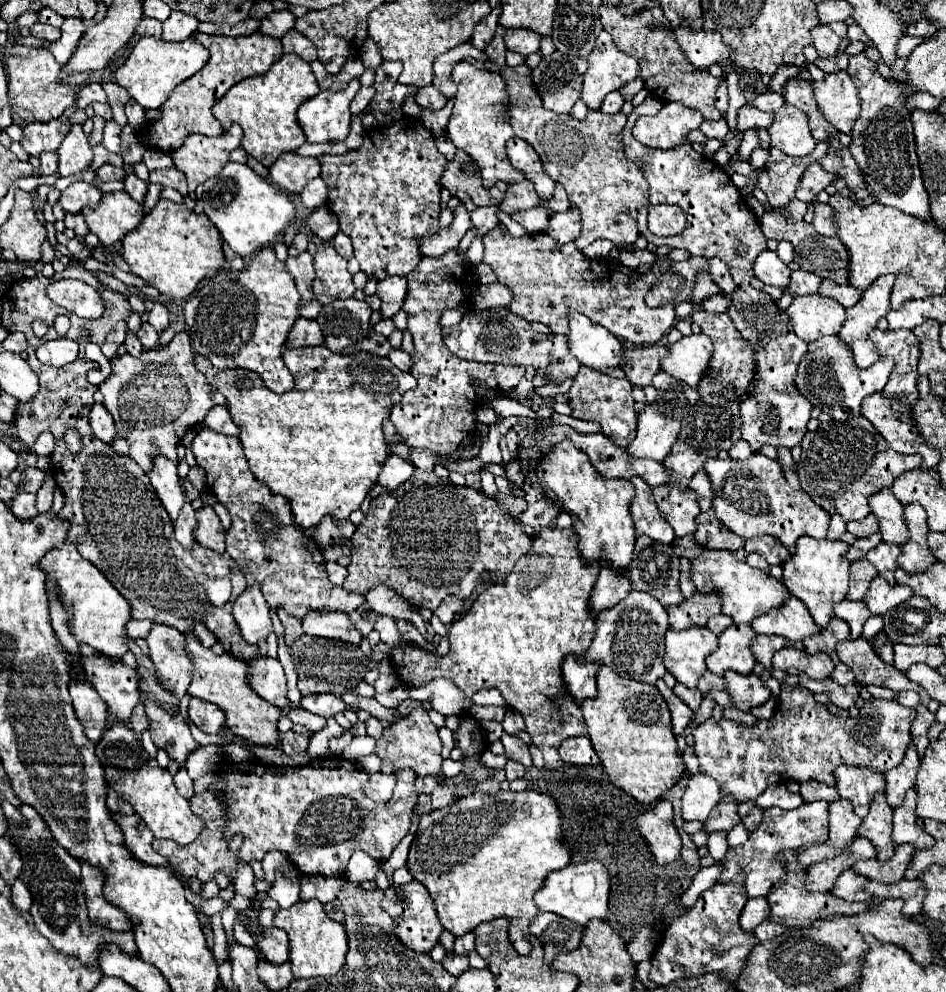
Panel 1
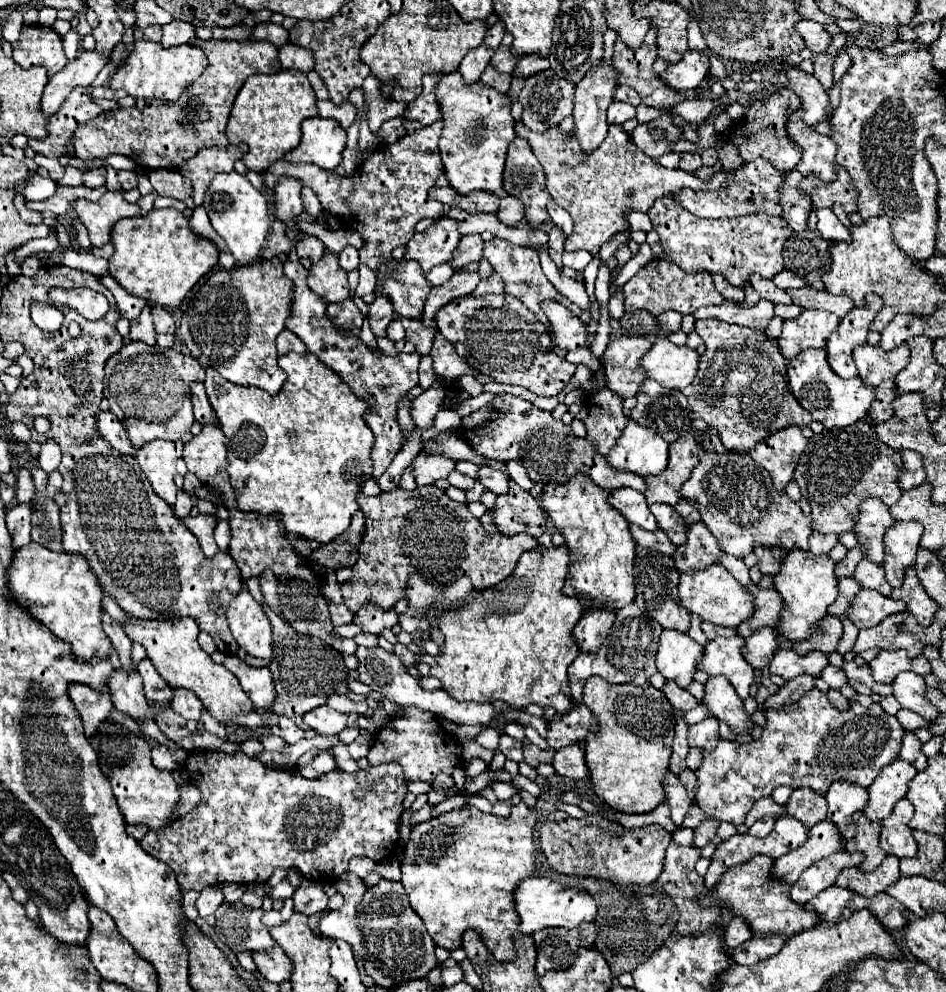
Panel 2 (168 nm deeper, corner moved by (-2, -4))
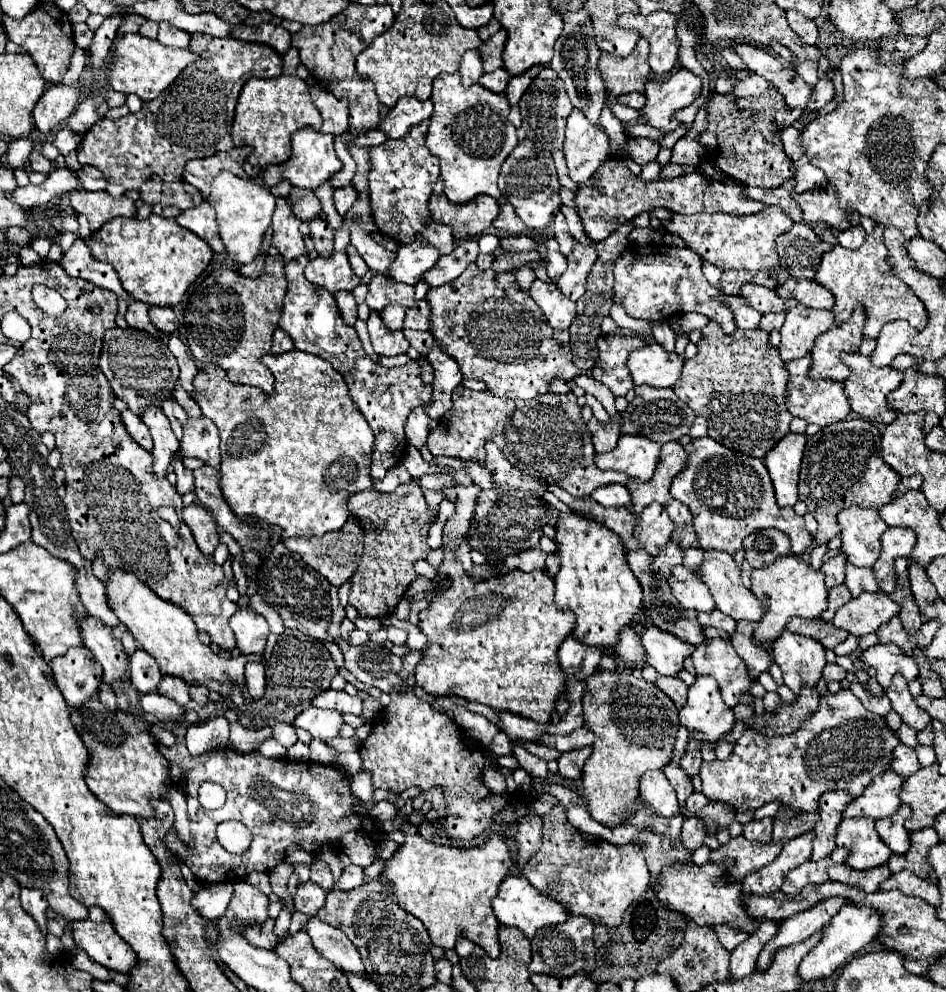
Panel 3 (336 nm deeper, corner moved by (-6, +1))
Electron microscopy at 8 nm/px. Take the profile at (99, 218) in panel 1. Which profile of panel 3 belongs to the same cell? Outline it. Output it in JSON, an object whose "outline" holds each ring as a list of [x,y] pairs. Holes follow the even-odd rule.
{"outline":[[[74,190],[70,194],[70,204],[76,210],[76,214],[84,214],[90,222],[90,230],[100,230],[102,224],[106,224],[110,218],[116,216],[136,216],[134,200],[128,196],[112,198],[108,192],[86,192],[86,190]]]}

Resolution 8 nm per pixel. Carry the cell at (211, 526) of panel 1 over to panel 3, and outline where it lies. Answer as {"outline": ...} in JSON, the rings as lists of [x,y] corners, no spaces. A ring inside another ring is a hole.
{"outline":[[[192,504],[182,510],[182,520],[190,526],[200,552],[206,556],[212,556],[212,552],[218,544],[218,530],[216,530],[218,526],[216,526],[212,514],[204,506]]]}

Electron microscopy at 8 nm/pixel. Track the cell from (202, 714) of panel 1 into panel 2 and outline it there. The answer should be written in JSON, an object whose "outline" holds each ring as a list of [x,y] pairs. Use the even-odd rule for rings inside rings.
{"outline":[[[174,689],[174,695],[168,701],[168,705],[184,719],[194,719],[194,721],[200,721],[200,715],[204,711],[204,705],[200,703],[200,699],[196,699],[192,691],[184,691],[184,689]]]}

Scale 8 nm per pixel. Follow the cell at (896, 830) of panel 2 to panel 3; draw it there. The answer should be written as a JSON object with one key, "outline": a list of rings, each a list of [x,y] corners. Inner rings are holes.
{"outline":[[[900,804],[900,808],[896,810],[896,814],[892,814],[888,818],[876,822],[878,836],[888,844],[888,848],[894,854],[908,852],[910,832],[904,828],[904,822],[906,822],[908,816],[910,816],[910,806],[908,804]]]}

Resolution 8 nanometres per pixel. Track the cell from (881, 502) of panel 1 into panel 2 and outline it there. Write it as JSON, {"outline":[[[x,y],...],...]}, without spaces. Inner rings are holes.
{"outline":[[[864,499],[854,517],[854,533],[858,537],[858,545],[866,551],[866,559],[874,563],[882,563],[884,559],[884,533],[892,525],[892,515],[880,499]]]}

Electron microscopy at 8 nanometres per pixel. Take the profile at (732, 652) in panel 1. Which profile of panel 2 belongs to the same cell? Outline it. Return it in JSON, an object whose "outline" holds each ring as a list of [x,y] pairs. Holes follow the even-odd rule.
{"outline":[[[740,635],[716,637],[704,645],[704,655],[696,661],[696,667],[708,675],[724,675],[738,697],[746,699],[754,681],[754,669],[740,655],[740,645],[744,645]]]}

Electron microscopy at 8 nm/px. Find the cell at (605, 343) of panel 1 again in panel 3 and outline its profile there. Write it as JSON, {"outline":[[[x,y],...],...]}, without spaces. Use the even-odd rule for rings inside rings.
{"outline":[[[534,280],[530,286],[530,296],[540,306],[554,330],[568,330],[572,326],[572,320],[576,318],[576,306],[570,298],[564,298],[556,286]]]}

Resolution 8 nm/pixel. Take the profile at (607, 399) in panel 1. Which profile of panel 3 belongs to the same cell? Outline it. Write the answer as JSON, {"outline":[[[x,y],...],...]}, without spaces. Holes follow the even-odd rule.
{"outline":[[[592,418],[586,426],[592,434],[596,454],[602,454],[602,452],[616,448],[616,442],[620,438],[620,420],[610,420],[608,424],[602,424],[602,422]]]}

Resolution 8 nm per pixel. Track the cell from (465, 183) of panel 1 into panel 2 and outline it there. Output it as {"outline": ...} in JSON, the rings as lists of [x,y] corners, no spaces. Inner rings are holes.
{"outline":[[[432,187],[428,191],[430,199],[436,199],[444,205],[450,205],[450,207],[460,207],[468,213],[496,213],[498,211],[498,203],[474,203],[472,199],[464,197],[464,195],[456,195],[456,191],[452,191],[450,187]]]}

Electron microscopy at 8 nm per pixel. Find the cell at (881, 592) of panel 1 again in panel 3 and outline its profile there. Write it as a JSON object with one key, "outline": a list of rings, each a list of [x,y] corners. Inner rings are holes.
{"outline":[[[864,592],[860,598],[846,602],[834,616],[832,624],[848,630],[854,636],[876,632],[884,622],[898,616],[900,606],[890,600],[888,594]]]}

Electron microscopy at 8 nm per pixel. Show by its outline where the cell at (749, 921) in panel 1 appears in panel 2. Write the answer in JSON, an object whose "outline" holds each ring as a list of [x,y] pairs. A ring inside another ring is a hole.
{"outline":[[[732,919],[724,929],[724,943],[728,949],[742,945],[750,937],[752,937],[752,931],[748,931],[748,923],[744,923],[744,919]]]}

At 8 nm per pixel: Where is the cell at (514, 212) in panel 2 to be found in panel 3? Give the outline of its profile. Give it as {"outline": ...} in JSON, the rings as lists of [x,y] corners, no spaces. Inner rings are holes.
{"outline":[[[506,202],[498,214],[498,218],[494,220],[494,226],[498,230],[504,230],[508,234],[522,234],[526,230],[524,222],[520,222],[520,218],[516,218],[516,212],[512,210],[512,204]]]}

